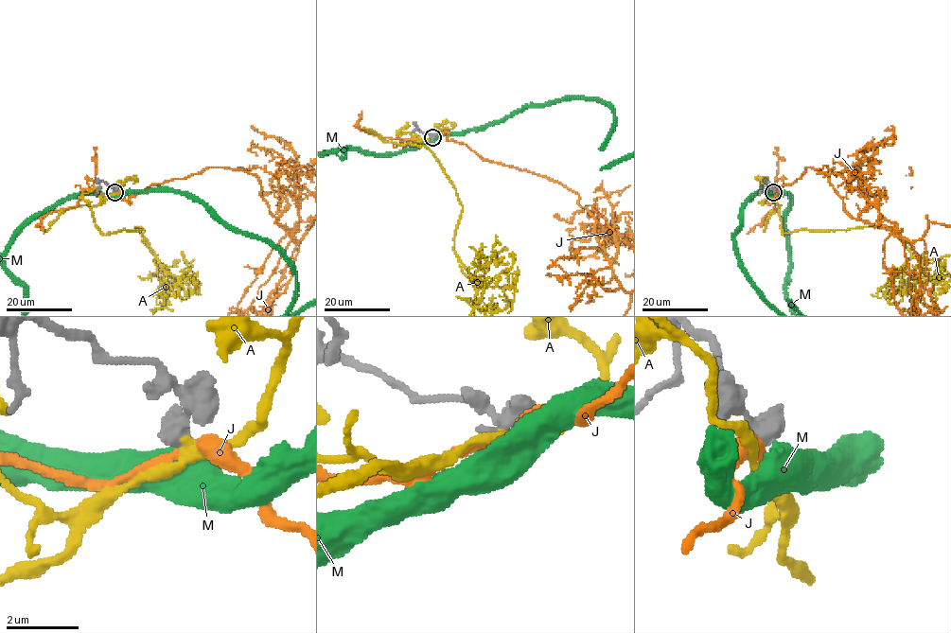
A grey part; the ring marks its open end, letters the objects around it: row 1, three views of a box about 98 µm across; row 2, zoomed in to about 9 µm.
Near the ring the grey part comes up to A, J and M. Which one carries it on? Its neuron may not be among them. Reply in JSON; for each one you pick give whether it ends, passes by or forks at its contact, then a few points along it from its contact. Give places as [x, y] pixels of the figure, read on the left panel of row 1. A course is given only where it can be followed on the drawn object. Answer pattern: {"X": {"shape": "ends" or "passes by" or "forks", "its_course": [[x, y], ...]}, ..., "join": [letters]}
{"A": {"shape": "passes by"}, "join": ["A"]}

